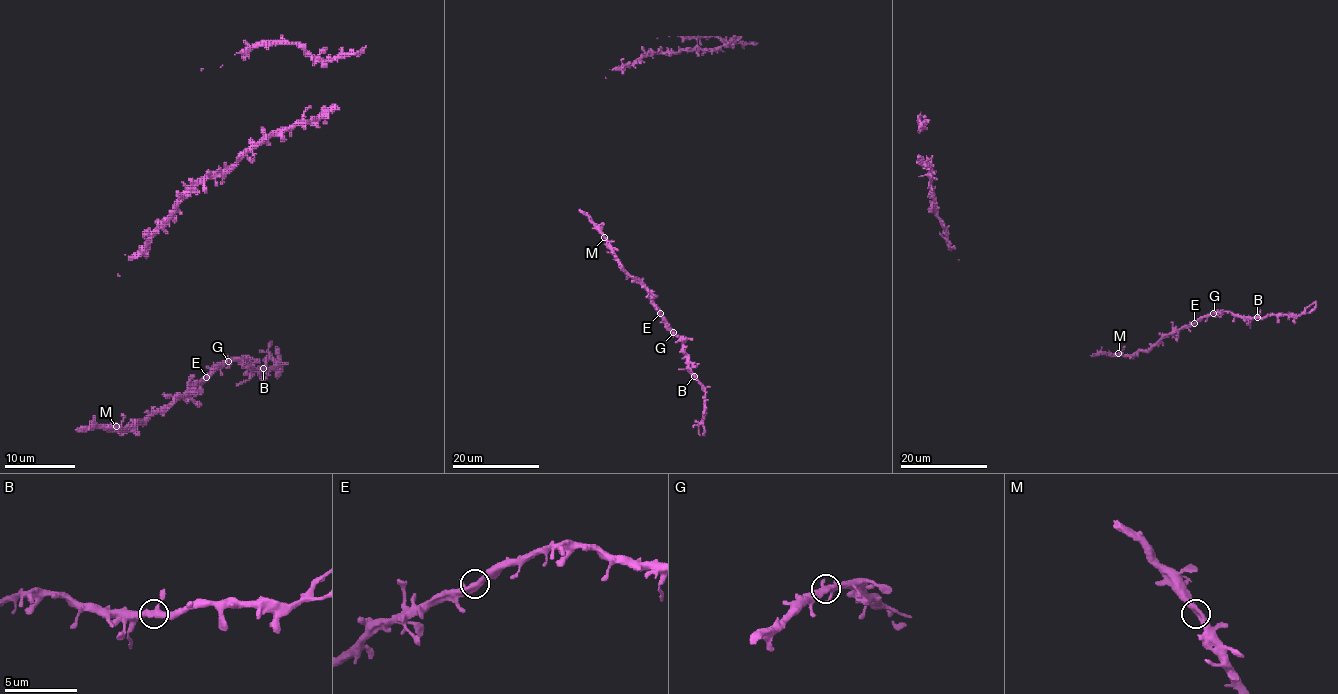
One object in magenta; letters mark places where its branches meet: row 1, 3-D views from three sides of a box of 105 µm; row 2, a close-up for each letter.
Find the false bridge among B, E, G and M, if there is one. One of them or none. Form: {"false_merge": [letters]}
{"false_merge": []}

